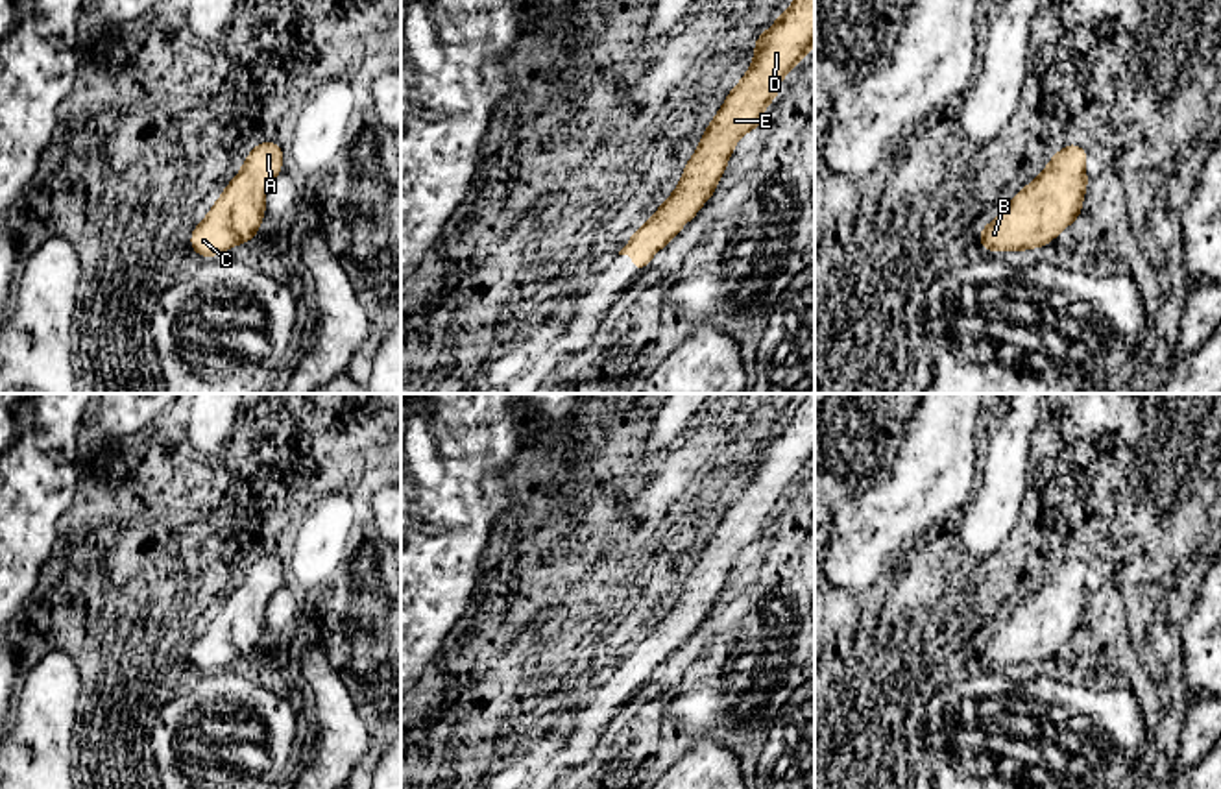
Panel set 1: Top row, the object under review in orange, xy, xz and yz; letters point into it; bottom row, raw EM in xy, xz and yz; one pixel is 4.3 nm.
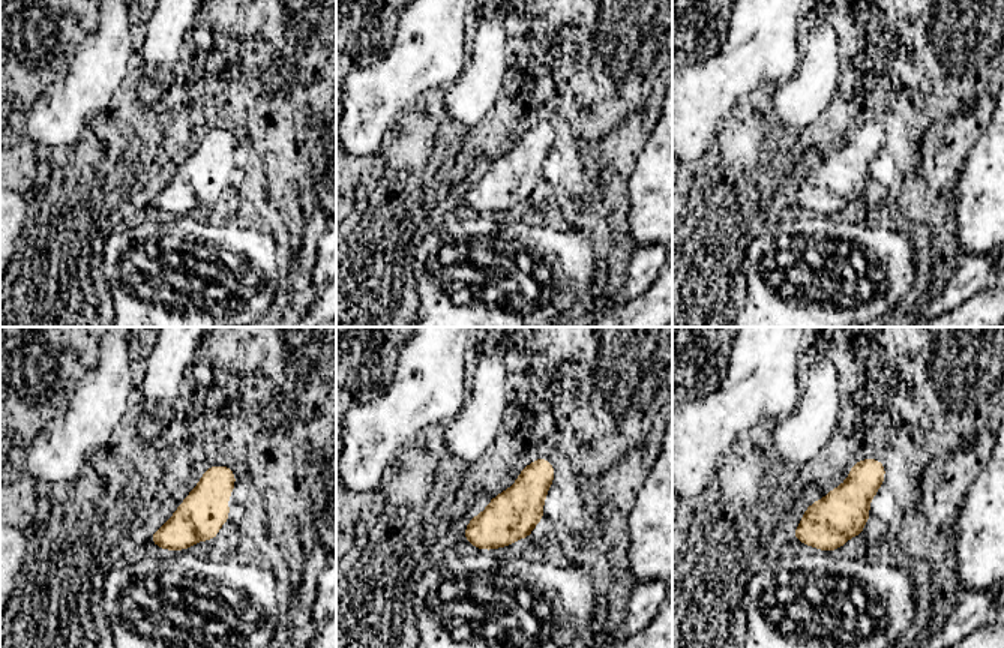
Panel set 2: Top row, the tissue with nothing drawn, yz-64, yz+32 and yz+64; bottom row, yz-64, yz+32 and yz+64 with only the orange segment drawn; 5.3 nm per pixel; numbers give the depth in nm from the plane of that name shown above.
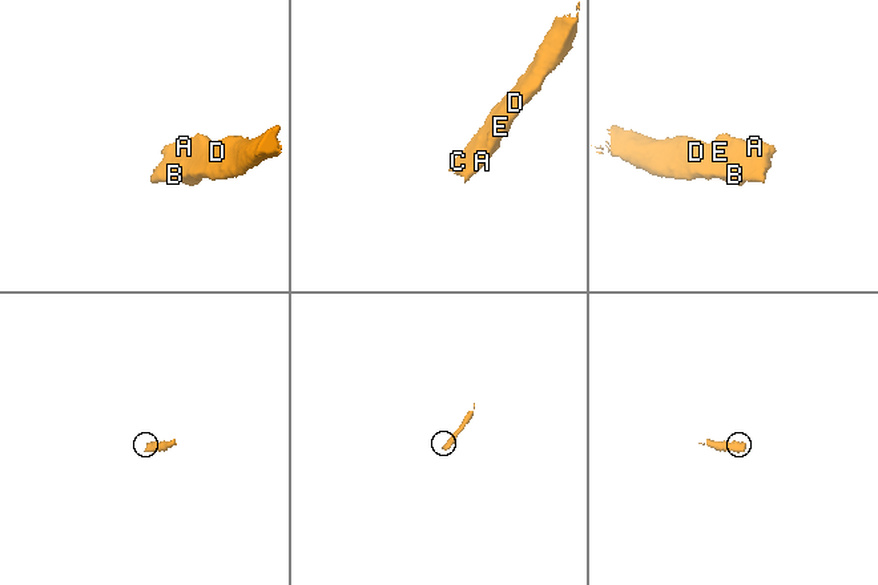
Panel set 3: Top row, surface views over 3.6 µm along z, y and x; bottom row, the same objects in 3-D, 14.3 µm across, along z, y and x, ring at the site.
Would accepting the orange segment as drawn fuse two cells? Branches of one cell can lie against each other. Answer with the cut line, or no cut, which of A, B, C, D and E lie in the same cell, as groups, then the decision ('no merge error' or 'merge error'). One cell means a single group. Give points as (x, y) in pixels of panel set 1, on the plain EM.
no cut | A B C D E | no merge error

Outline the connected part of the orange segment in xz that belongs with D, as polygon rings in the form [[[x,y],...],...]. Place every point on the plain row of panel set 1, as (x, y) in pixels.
[[[807,394],[794,416],[756,453],[750,482],[706,540],[693,571],[683,578],[678,601],[619,665],[634,671],[635,687],[643,686],[715,610],[735,558],[748,545],[761,541],[767,519],[781,506],[780,495],[809,469],[813,460],[815,394]]]

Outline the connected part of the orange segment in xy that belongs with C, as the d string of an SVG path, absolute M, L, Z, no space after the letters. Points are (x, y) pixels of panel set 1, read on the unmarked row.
M259 556L244 573L207 630L190 647L190 663L199 671L218 671L257 652L266 628L266 604L283 586L284 565L277 556Z

